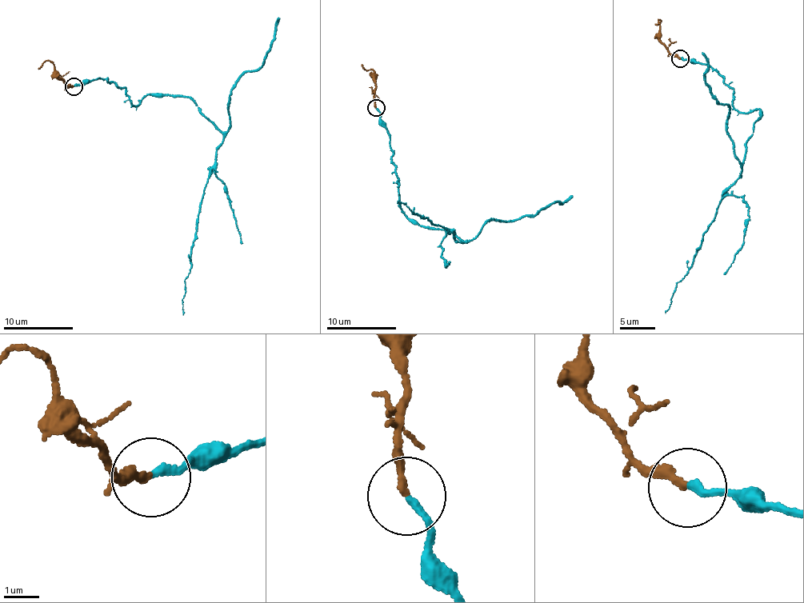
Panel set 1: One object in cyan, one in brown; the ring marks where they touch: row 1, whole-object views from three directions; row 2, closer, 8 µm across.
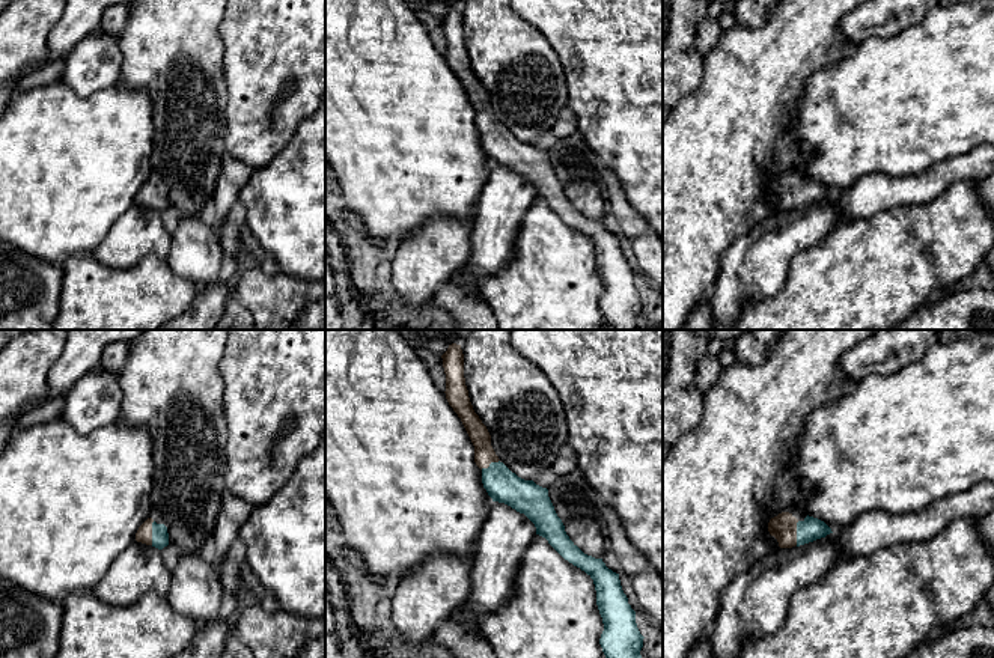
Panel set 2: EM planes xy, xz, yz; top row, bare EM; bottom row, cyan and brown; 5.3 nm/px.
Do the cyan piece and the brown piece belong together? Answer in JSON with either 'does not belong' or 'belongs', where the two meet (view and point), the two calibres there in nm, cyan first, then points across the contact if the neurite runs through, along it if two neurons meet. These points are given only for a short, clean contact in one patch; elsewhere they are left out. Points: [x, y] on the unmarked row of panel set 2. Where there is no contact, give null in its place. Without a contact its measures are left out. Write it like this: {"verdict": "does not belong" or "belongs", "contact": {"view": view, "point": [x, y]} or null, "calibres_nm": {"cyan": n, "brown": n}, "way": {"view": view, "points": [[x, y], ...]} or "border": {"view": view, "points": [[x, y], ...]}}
{"verdict": "belongs", "contact": {"view": "xy", "point": [152, 196]}, "calibres_nm": {"cyan": 100, "brown": 90}, "way": {"view": "xy", "points": [[160, 201], [152, 196], [143, 198]]}}

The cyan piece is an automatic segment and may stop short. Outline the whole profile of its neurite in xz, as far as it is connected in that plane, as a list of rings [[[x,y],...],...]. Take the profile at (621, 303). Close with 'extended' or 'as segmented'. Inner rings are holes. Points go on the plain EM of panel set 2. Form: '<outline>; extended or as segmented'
[[[452,6],[441,18],[446,36],[446,62],[461,81],[473,108],[474,125],[482,133],[482,146],[492,164],[505,166],[520,176],[524,176],[536,190],[536,197],[545,200],[548,206],[569,226],[584,233],[595,247],[596,268],[602,280],[604,294],[599,301],[602,315],[610,330],[640,330],[640,313],[643,310],[643,298],[636,286],[636,274],[628,267],[628,260],[622,253],[619,236],[605,229],[602,221],[584,217],[566,197],[562,182],[557,179],[554,169],[548,160],[548,152],[536,148],[533,143],[524,143],[512,136],[495,117],[491,108],[491,98],[479,78],[474,75],[468,60],[464,41],[464,17],[461,8]]]; extended

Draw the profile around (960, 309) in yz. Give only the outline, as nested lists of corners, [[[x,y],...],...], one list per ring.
[[[955,288],[890,330],[994,330],[994,291]]]

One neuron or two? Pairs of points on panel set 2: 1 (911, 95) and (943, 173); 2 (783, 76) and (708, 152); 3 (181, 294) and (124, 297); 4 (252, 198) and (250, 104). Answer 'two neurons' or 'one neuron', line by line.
1: two neurons
2: one neuron
3: one neuron
4: two neurons

